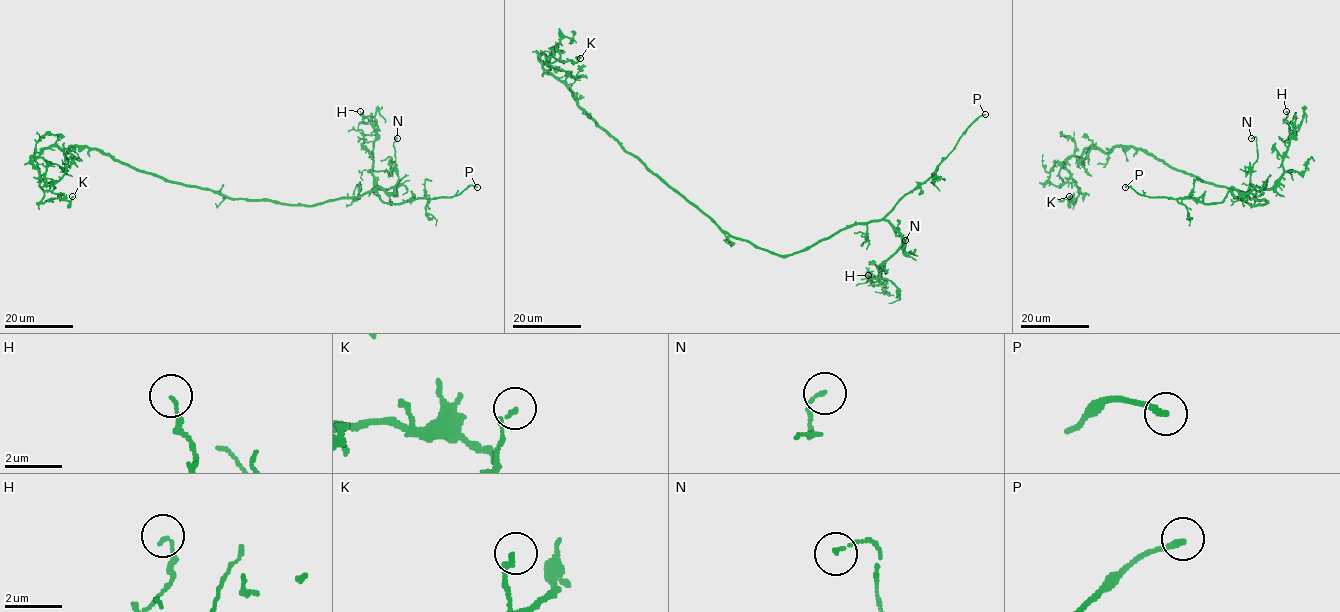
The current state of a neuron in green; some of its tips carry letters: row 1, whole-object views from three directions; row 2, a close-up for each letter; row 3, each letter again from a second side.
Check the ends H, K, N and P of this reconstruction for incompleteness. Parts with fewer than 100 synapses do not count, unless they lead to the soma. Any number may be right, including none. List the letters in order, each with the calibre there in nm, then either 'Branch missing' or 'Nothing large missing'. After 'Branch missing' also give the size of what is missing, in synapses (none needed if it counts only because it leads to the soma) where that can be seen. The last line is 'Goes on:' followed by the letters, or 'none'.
H: Thickness 110 nm. Nothing large missing
K: Thickness 160 nm. Nothing large missing
N: Thickness 120 nm. Nothing large missing
P: Thickness 200 nm. Branch missing
Goes on: P

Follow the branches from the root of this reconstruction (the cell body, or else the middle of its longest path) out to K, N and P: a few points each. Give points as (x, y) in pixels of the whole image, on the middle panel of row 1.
K: (718, 226), (609, 136), (539, 59), (544, 54), (551, 68), (550, 64), (557, 60), (576, 62), (580, 58)
N: (718, 226), (782, 255), (873, 221), (886, 220), (906, 239), (903, 246), (905, 240)
P: (718, 226), (760, 248), (789, 255), (807, 250), (853, 225), (879, 221), (936, 170), (963, 133), (985, 114)

